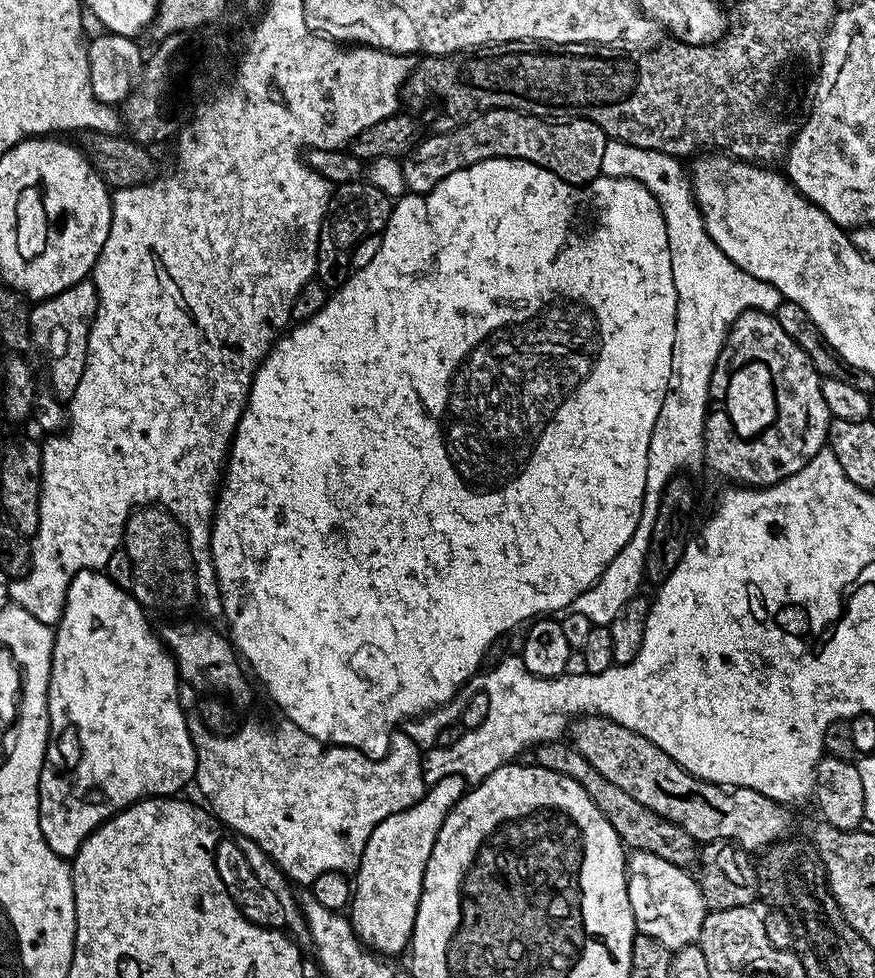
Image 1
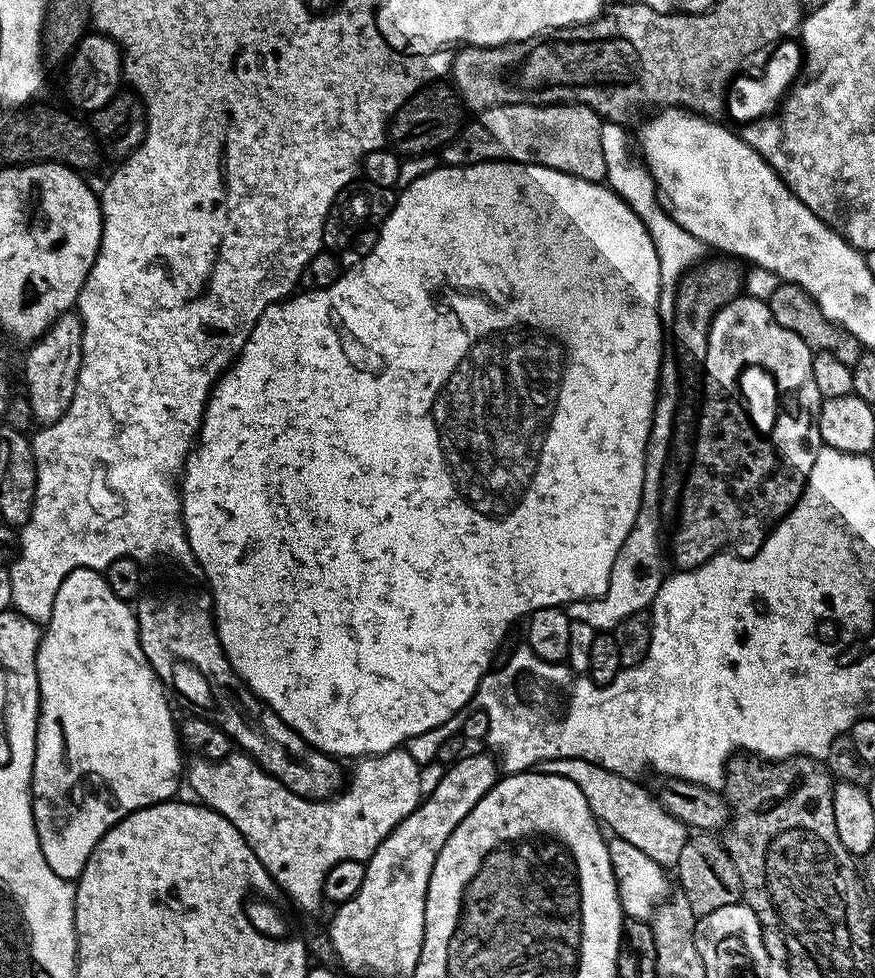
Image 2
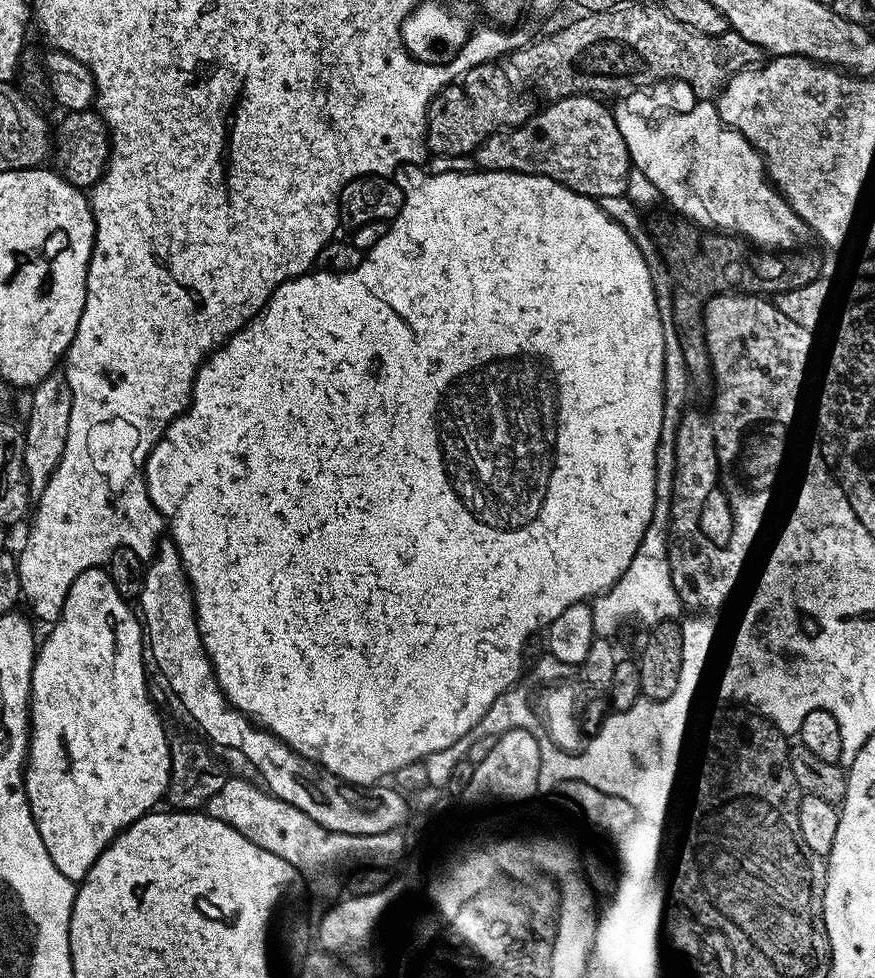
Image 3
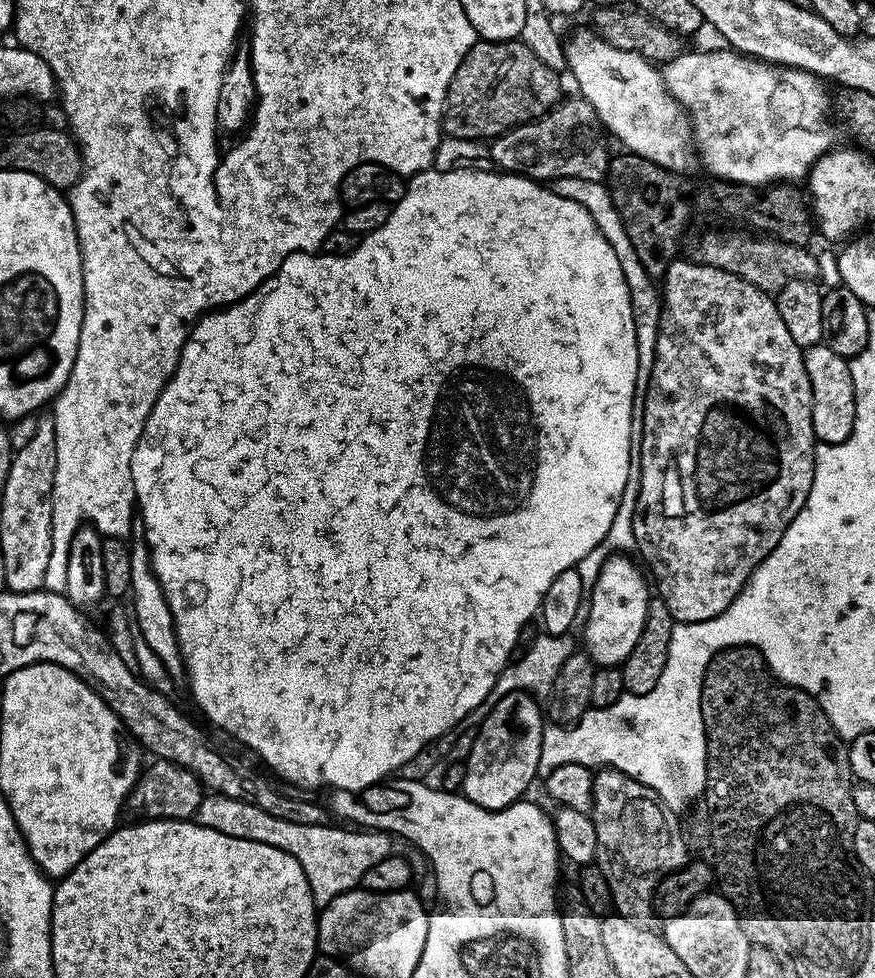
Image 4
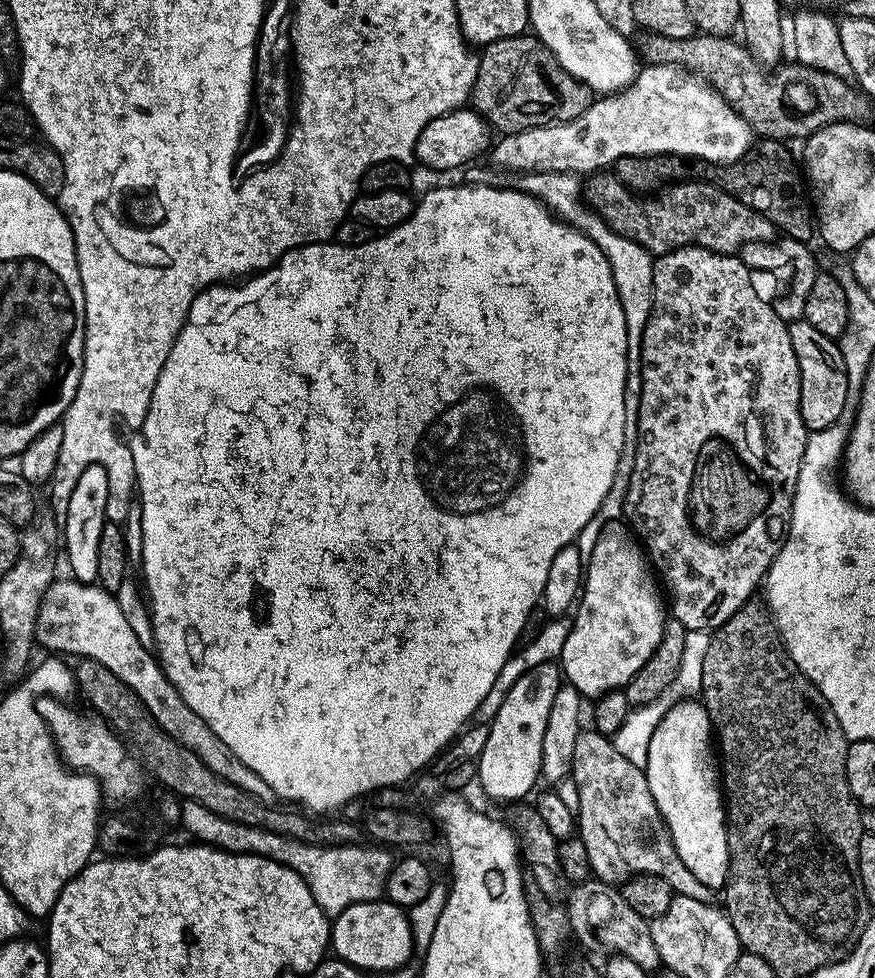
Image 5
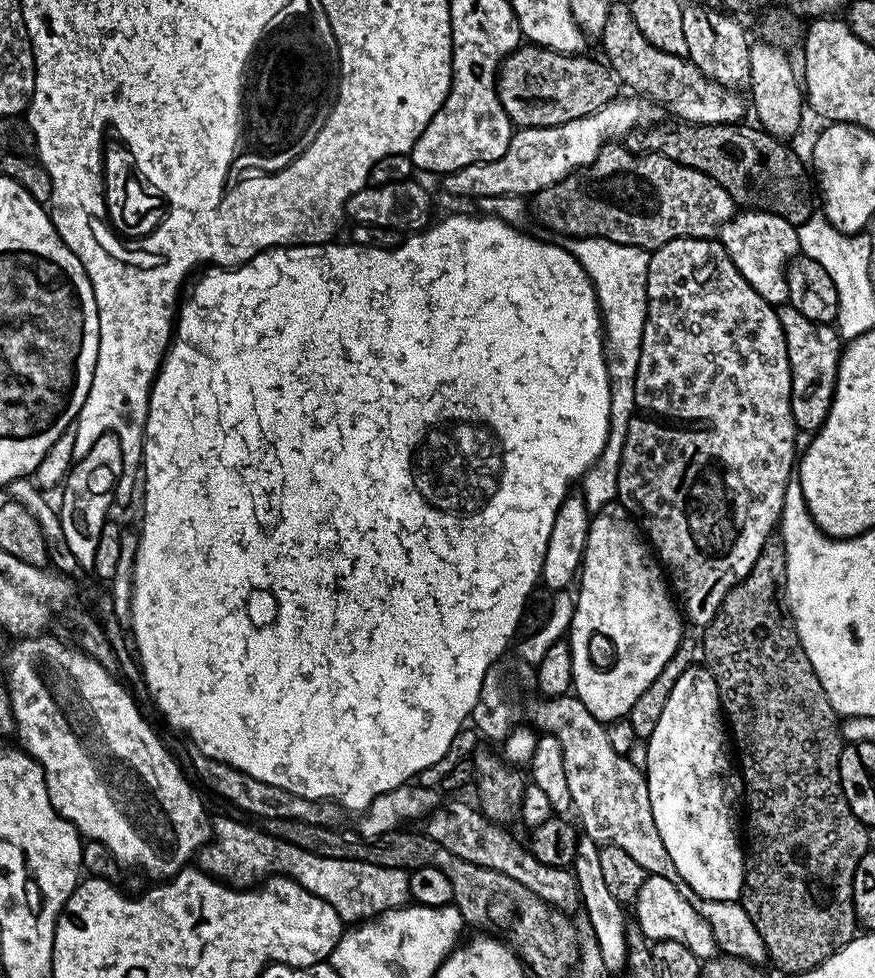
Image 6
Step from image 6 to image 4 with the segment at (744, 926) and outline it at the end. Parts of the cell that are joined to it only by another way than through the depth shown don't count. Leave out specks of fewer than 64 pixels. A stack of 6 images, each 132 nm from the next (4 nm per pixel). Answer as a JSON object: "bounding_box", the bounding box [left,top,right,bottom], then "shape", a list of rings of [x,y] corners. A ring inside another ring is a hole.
{"bounding_box":[590,770,689,920],"shape":[[[600,770],[592,778],[592,808],[590,811],[596,831],[595,863],[602,870],[611,890],[611,903],[619,916],[644,920],[652,911],[652,894],[658,882],[671,872],[679,872],[689,863],[688,848],[680,833],[681,817],[670,811],[660,800],[660,795],[642,782],[630,778],[624,772]]]}

